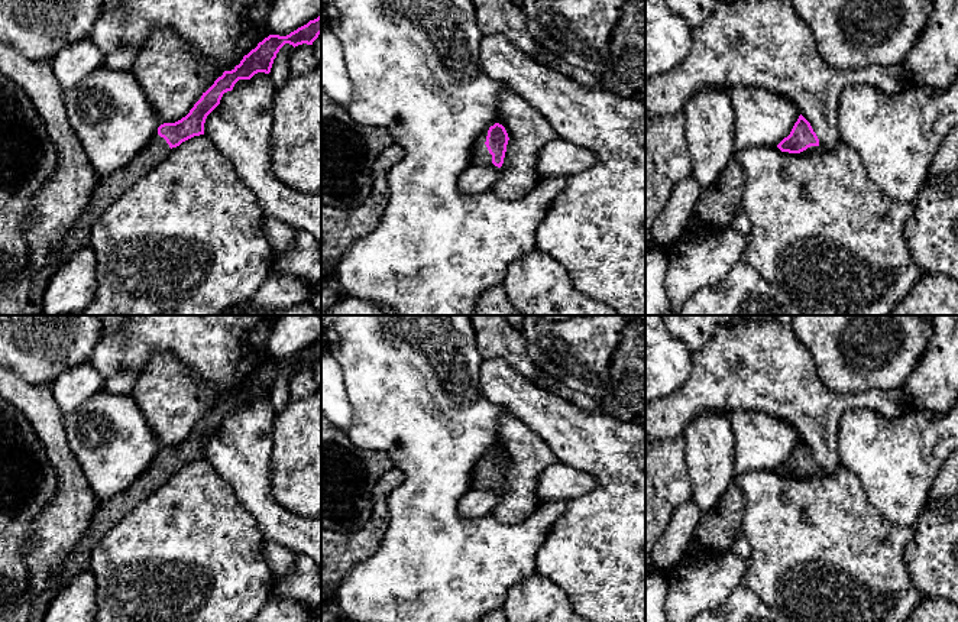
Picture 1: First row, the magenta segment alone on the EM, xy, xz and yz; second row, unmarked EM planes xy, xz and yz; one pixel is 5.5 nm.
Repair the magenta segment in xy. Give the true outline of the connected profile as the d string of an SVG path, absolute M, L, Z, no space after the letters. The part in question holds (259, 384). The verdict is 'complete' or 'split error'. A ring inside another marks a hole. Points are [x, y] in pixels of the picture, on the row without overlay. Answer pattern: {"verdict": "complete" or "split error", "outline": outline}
{"verdict": "split error", "outline": "M321 338L287 360L269 359L258 367L239 389L224 395L214 408L203 417L190 437L175 447L164 447L152 463L124 490L114 496L98 499L90 527L68 555L61 571L55 573L41 593L29 590L25 579L10 592L0 589L0 619L3 622L43 622L46 610L58 592L75 576L90 568L91 550L143 499L151 496L172 473L182 466L204 459L207 440L220 428L224 417L232 415L239 404L250 404L258 396L269 398L279 373L289 367L313 369L321 357Z"}

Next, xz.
{"verdict": "split error", "outline": "M495 447L475 464L470 477L470 489L495 489L501 492L504 487L508 464L509 461L505 451L499 447Z"}

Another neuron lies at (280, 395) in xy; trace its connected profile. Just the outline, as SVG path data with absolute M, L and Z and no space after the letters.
M285 367L281 372L281 375L276 378L276 382L274 383L269 401L275 414L279 414L287 406L288 401L291 399L289 391L288 391L288 380L292 373L294 373L292 369Z

